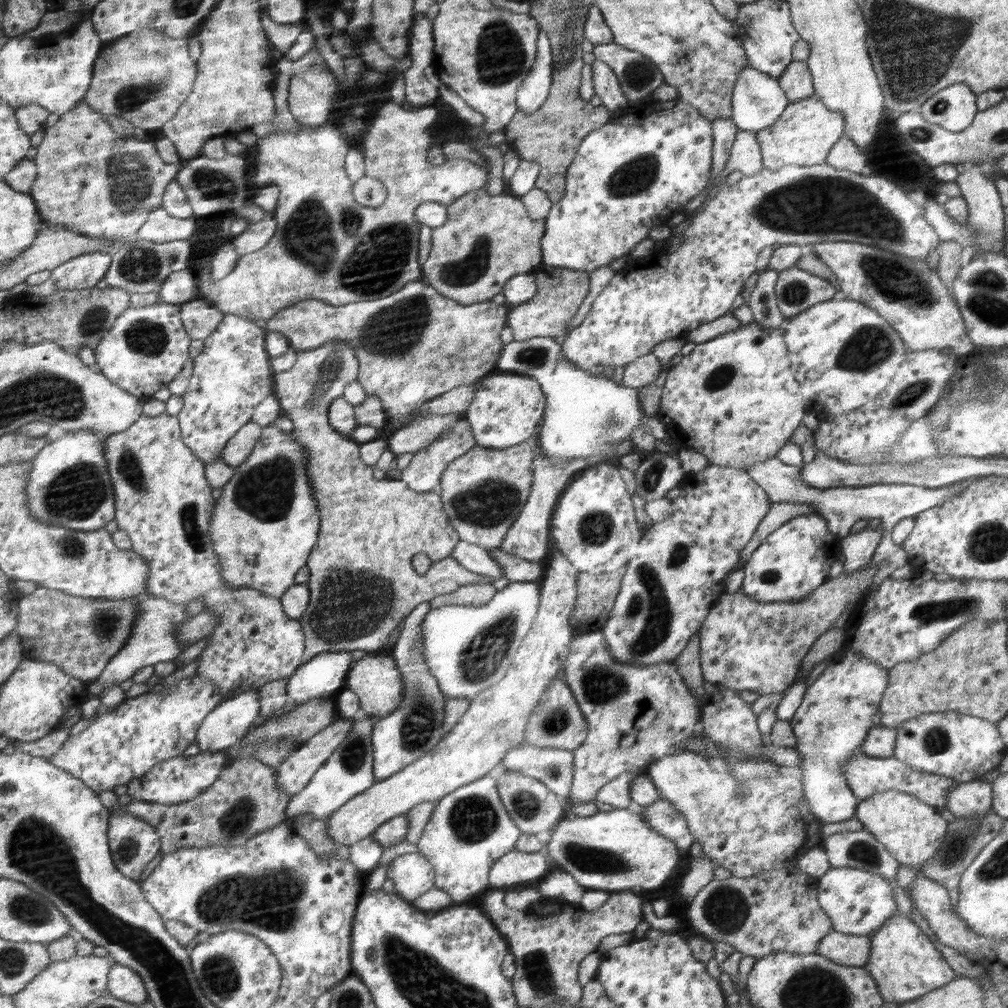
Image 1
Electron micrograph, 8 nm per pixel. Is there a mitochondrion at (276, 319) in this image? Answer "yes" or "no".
no

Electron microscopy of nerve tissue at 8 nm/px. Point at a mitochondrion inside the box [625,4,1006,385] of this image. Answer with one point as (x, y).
(822, 205)

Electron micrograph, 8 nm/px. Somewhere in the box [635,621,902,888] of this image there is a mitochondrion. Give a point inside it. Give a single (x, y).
(862, 853)

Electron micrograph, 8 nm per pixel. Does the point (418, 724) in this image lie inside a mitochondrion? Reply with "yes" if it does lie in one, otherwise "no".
yes

